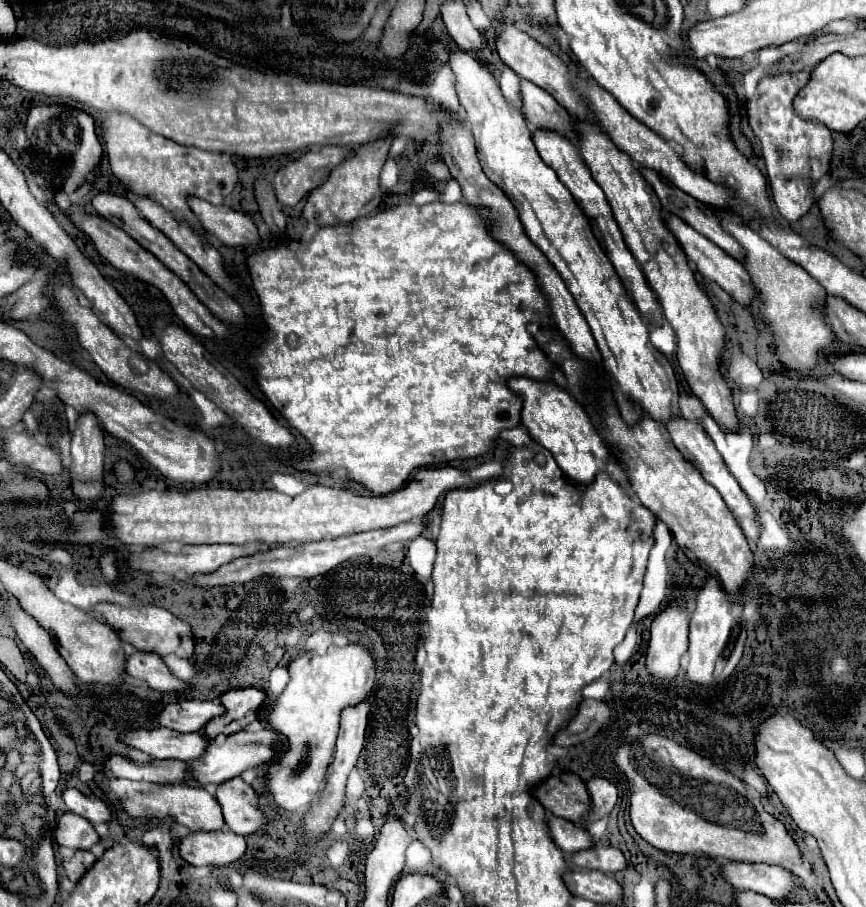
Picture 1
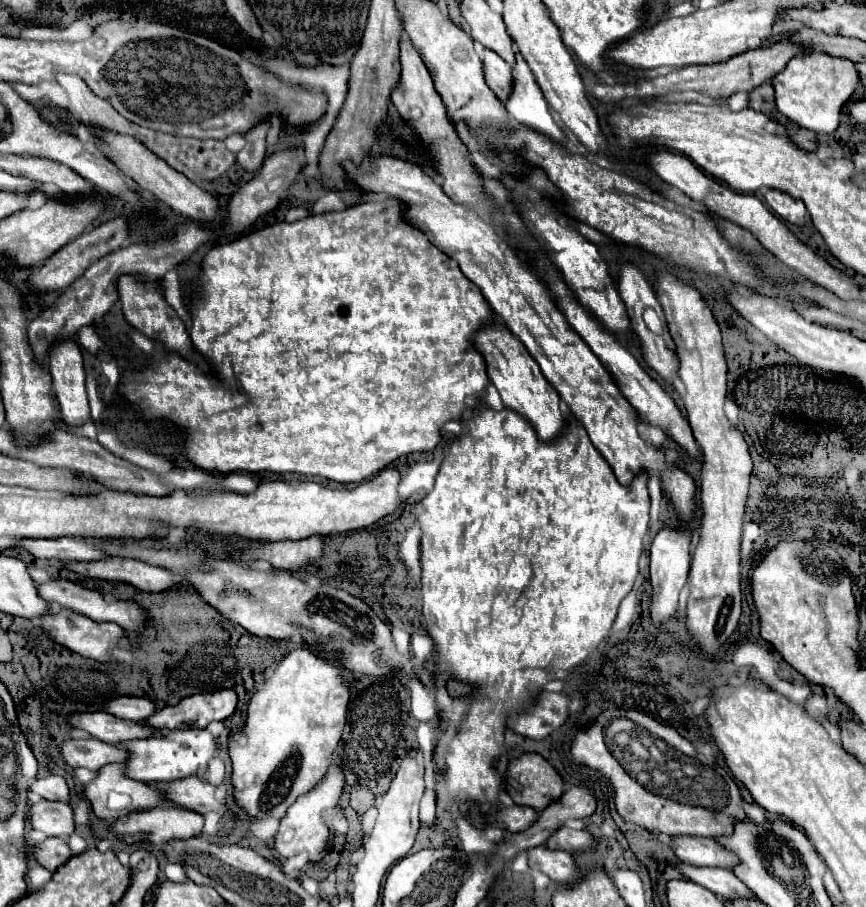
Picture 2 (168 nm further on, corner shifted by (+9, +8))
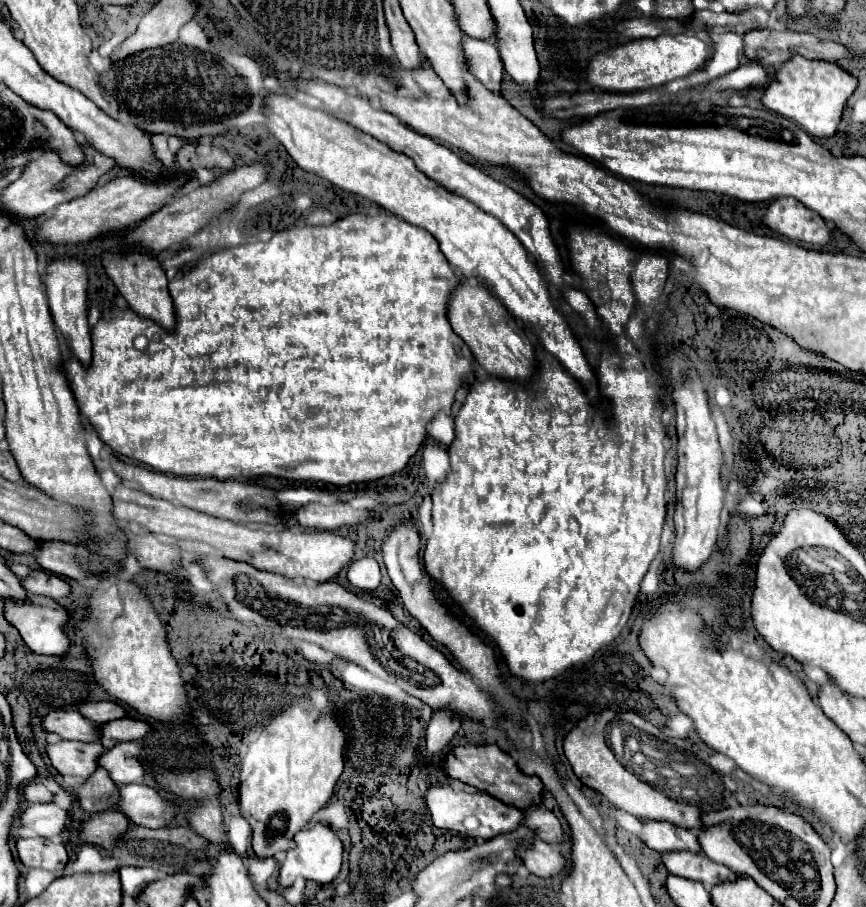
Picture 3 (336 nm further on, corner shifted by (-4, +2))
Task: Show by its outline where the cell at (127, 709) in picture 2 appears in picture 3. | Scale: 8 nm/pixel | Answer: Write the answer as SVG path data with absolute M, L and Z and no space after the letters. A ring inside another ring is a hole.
M86 702L82 704L80 712L96 724L106 724L106 720L118 720L128 716L128 712L116 702Z

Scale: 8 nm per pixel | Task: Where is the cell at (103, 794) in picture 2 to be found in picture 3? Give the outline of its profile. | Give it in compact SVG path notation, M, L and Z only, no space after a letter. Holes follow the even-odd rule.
M98 768L82 784L82 788L76 794L78 794L78 800L80 800L82 808L88 814L104 812L112 804L118 804L118 800L120 800L120 788L112 782L112 778L108 776L108 772L104 772L104 768Z

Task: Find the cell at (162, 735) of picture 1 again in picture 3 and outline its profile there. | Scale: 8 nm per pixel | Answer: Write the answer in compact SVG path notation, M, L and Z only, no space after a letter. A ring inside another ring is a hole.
M56 710L42 718L42 726L48 732L60 734L64 740L80 740L80 742L98 742L100 726L84 718L80 712L64 712Z

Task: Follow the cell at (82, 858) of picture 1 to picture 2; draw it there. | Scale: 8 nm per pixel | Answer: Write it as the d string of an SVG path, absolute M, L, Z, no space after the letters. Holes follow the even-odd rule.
M45 838L41 844L33 846L33 856L49 872L55 872L63 862L71 858L67 842L61 838Z

